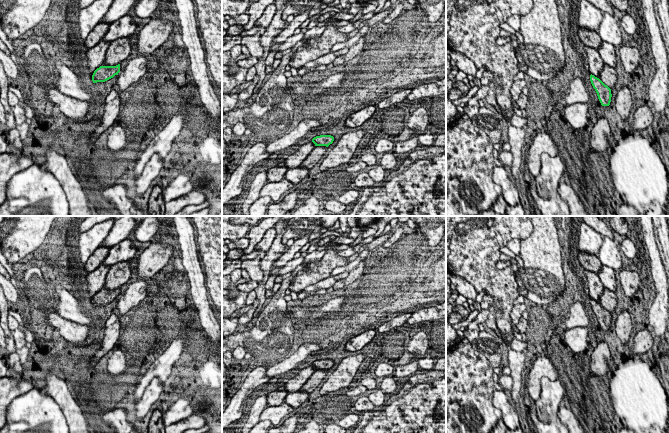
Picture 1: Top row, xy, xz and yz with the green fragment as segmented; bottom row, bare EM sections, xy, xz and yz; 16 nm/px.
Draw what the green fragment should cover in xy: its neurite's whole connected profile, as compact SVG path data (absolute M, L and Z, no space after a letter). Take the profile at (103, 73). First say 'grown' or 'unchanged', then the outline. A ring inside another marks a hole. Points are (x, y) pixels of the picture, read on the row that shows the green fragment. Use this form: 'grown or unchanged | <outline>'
unchanged | M120 64L116 66L100 66L94 71L92 81L93 83L105 82L113 78L115 75L118 75L119 72Z

